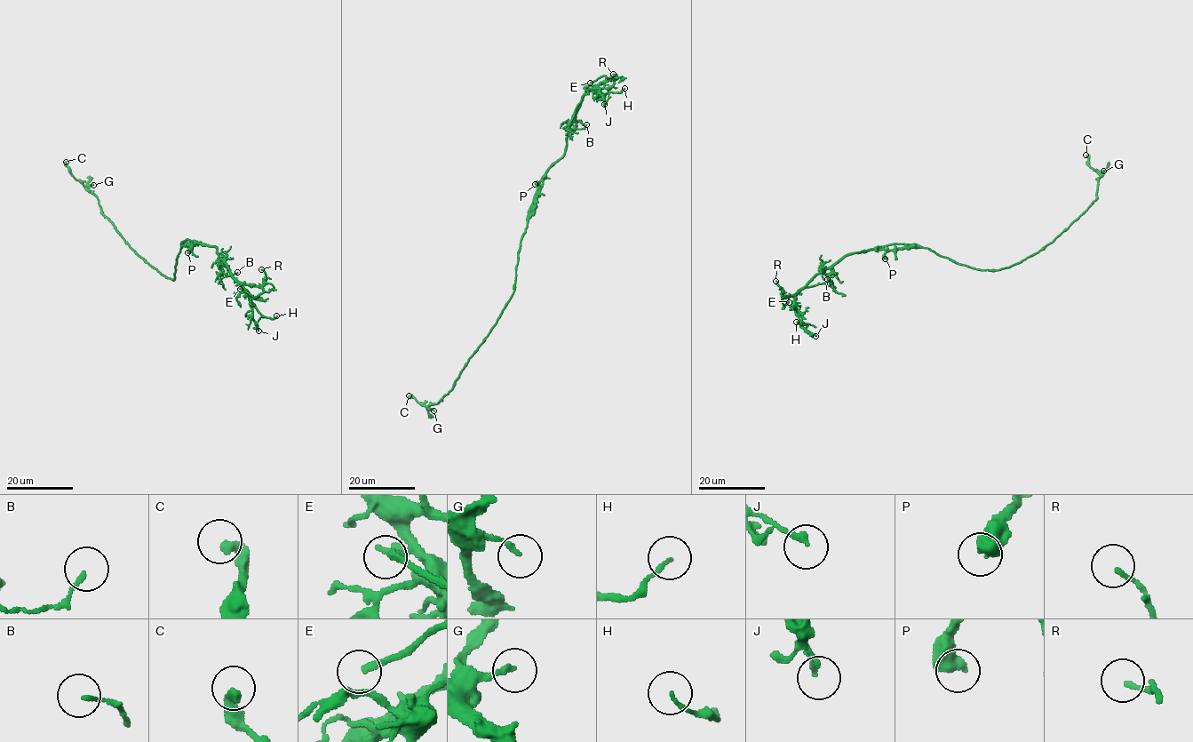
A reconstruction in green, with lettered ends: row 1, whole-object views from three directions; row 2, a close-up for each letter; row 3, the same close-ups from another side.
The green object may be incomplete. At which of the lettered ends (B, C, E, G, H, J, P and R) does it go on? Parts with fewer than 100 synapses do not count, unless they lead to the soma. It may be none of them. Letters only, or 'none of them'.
E

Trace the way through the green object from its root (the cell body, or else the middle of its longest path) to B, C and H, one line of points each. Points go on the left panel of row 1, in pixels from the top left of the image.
B: (175, 266), (181, 247), (198, 242), (217, 248), (230, 272), (229, 275), (219, 274), (218, 279), (237, 272)
C: (175, 266), (172, 280), (161, 274), (130, 247), (102, 213), (99, 199), (71, 174), (66, 162)
H: (175, 266), (181, 247), (198, 242), (213, 245), (229, 275), (244, 290), (256, 309), (266, 317), (276, 315)

